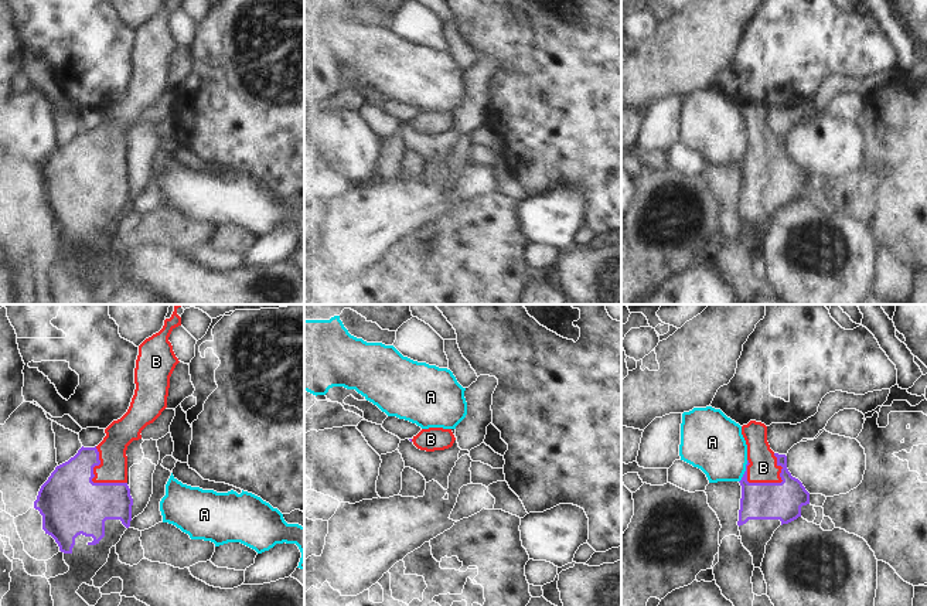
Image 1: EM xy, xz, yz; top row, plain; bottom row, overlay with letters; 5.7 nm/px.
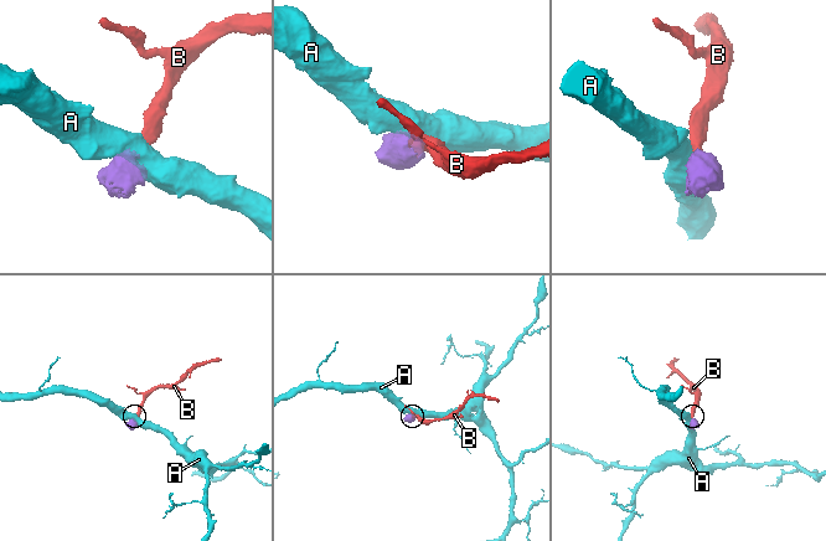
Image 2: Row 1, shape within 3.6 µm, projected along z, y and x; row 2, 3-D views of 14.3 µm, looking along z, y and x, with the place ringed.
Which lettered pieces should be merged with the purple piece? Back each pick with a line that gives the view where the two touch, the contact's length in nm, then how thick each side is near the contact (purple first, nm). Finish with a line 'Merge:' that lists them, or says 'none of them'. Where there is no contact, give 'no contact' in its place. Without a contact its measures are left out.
B: meets purple in yz; contact 240 nm long; 220 nm thick on the purple side, 160 nm on the other
Merge: B

